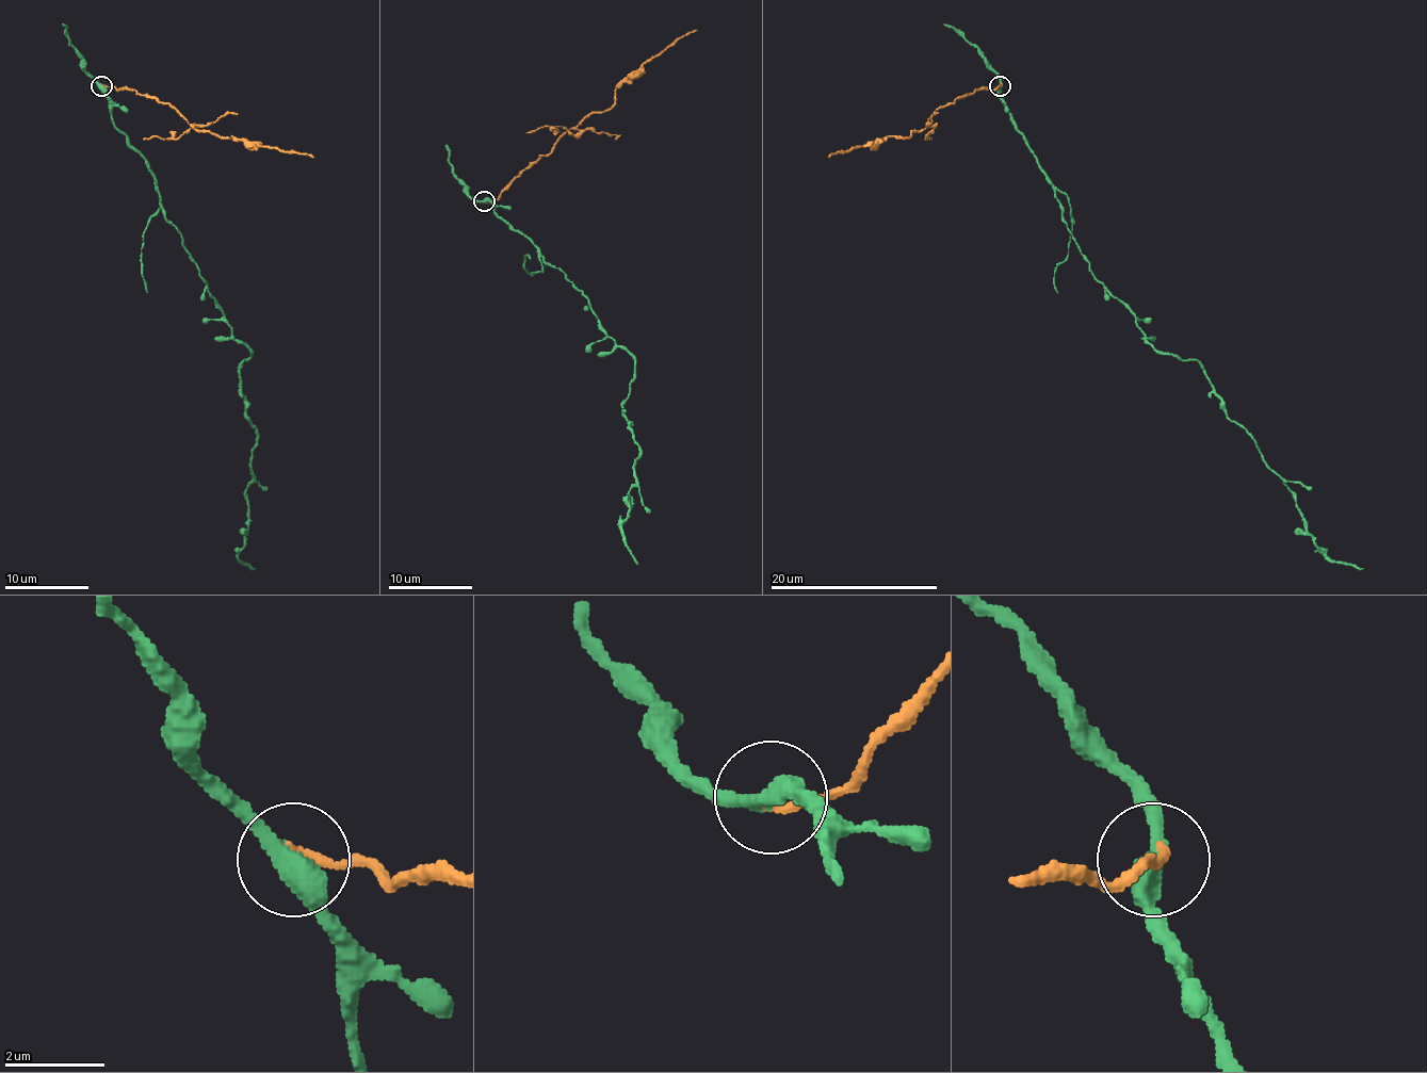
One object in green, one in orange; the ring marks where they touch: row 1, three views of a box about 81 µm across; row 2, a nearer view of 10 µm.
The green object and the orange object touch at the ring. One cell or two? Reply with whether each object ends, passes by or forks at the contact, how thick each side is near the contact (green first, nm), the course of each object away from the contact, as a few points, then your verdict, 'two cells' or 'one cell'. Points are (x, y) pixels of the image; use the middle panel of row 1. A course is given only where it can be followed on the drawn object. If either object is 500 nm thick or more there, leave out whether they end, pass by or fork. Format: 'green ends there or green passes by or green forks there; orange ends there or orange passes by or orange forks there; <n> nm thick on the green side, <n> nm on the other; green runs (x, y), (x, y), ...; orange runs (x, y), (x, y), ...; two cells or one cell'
green passes by; orange ends there; 420 nm thick on the green side, 160 nm on the other; green runs (485, 200), (565, 274), (598, 324), (634, 358), (623, 406), (639, 456), (630, 517), (621, 525), (638, 564); orange runs (485, 202), (496, 200), (594, 112), (604, 112), (615, 101), (615, 92), (646, 62), (697, 30); two cells

